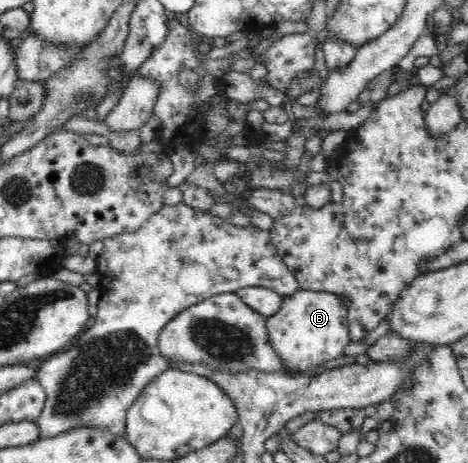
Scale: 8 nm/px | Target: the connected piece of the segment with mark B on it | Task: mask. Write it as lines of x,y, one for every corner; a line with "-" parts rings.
300,289
285,297
281,309
266,318
266,328
273,349
283,361
287,372
307,372
343,355
343,349
351,342
348,309
340,297
333,293

